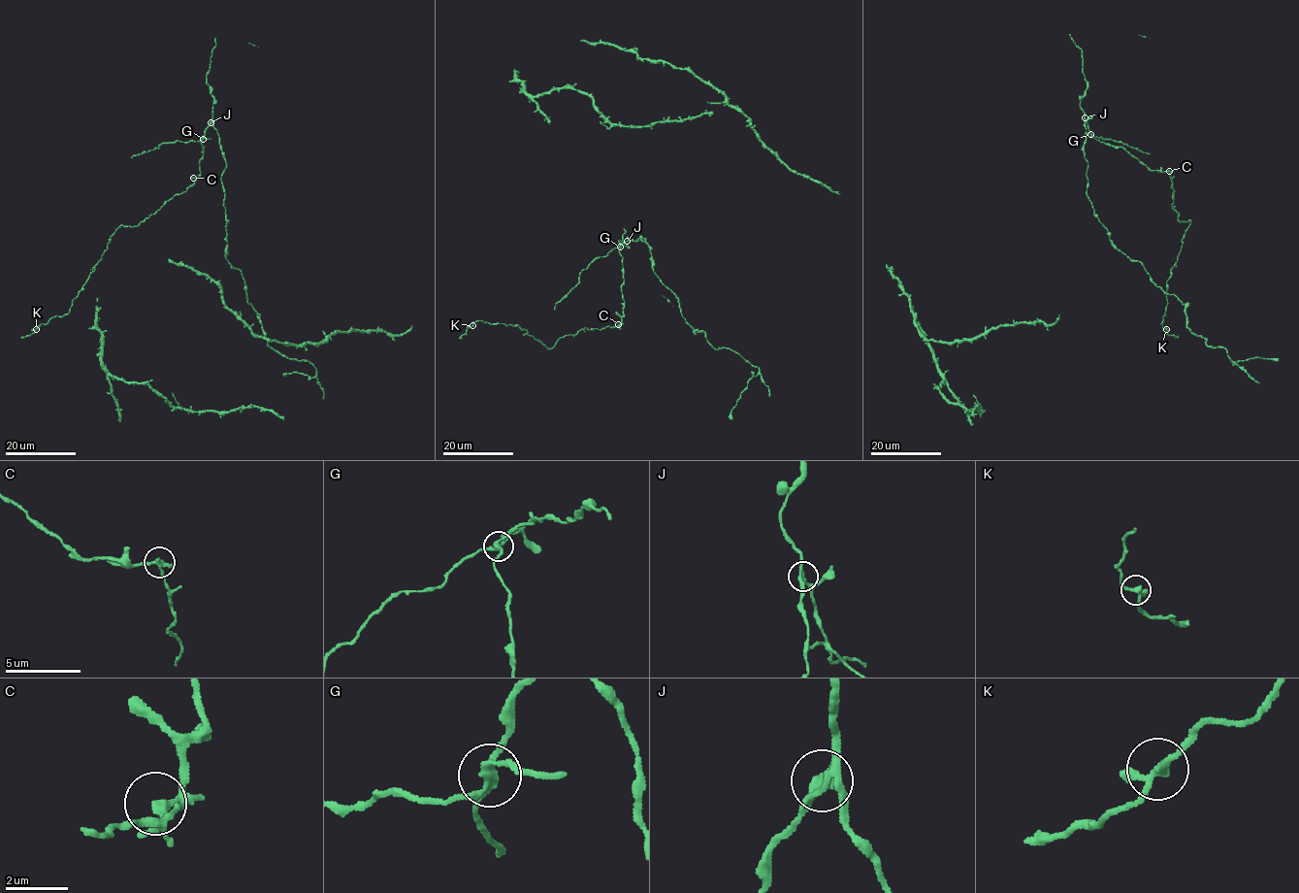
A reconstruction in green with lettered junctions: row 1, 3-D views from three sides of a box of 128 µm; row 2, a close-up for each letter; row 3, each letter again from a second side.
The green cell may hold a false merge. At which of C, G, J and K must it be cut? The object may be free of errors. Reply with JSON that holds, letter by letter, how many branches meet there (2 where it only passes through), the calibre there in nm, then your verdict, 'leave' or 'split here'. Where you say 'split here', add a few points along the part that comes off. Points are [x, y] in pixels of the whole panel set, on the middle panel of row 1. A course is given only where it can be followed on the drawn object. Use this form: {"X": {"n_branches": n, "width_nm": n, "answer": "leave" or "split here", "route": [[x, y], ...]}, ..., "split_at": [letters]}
{"C": {"n_branches": 4, "width_nm": 220, "answer": "leave"}, "G": {"n_branches": 4, "width_nm": 220, "answer": "split here", "route": [[620, 247], [606, 256], [596, 258], [583, 270], [579, 281], [554, 310]]}, "J": {"n_branches": 4, "width_nm": 170, "answer": "leave"}, "K": {"n_branches": 3, "width_nm": 220, "answer": "leave"}, "split_at": ["G"]}

